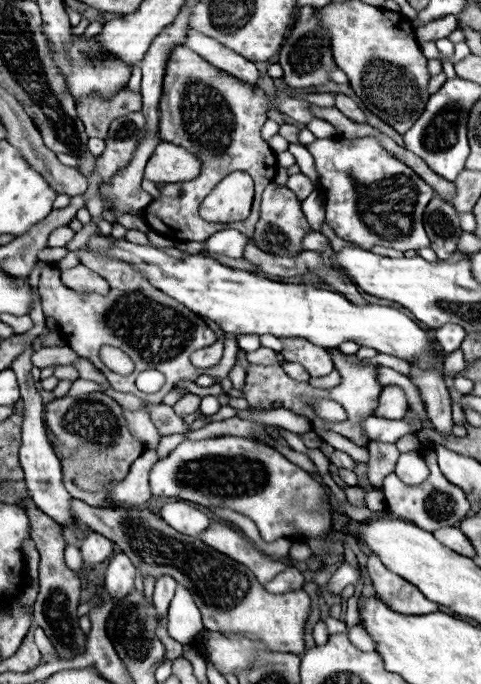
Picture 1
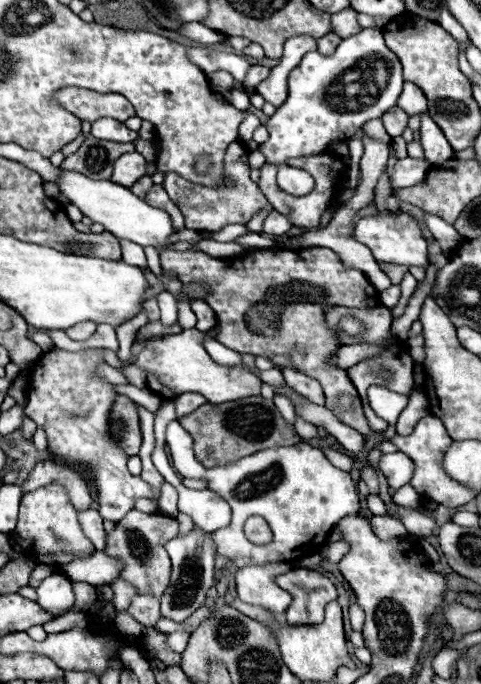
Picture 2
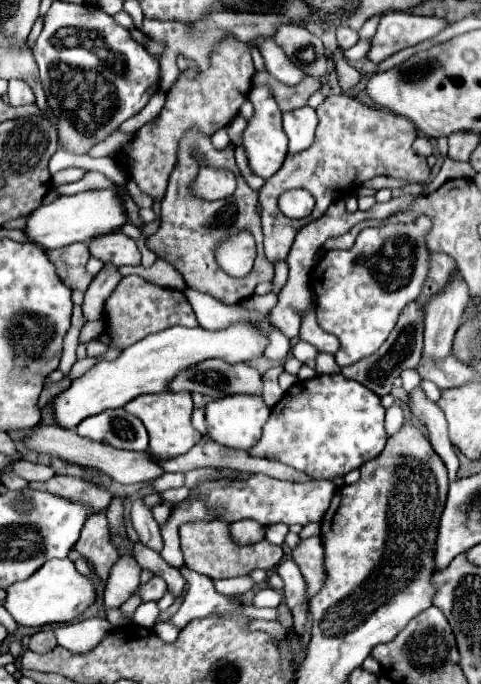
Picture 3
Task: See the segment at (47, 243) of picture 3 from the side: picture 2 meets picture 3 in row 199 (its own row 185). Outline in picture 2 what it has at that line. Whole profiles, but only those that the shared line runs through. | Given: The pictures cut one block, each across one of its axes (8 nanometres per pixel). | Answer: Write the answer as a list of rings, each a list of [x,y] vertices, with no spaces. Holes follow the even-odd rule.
[[[62,170],[62,178],[56,182],[56,186],[60,188],[62,194],[66,194],[66,198],[74,206],[80,208],[80,212],[84,216],[92,218],[92,222],[102,224],[116,238],[130,240],[140,246],[154,246],[154,248],[172,244],[170,236],[174,234],[174,228],[172,228],[170,216],[164,210],[146,204],[142,198],[134,196],[128,188],[114,184],[110,180],[90,180],[78,172],[64,172],[64,170]]]

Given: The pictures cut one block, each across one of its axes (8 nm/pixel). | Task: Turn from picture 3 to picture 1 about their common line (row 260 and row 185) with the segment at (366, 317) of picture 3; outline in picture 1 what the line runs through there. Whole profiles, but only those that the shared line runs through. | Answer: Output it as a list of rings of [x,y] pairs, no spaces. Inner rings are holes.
[[[372,136],[354,138],[354,140],[318,138],[306,148],[314,158],[318,184],[326,200],[326,222],[334,228],[334,232],[340,238],[368,250],[372,246],[388,246],[406,252],[406,250],[418,250],[430,246],[430,240],[422,226],[422,214],[428,202],[434,198],[434,190],[418,174],[414,174],[408,166],[404,166],[404,162],[400,162],[388,150],[384,150],[376,138]]]

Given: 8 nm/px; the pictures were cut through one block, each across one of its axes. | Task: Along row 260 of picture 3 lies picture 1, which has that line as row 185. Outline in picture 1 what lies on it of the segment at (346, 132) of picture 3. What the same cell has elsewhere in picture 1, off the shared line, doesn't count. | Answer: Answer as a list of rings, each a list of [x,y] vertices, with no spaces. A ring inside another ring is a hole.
[[[272,182],[262,194],[262,204],[260,204],[260,220],[256,224],[252,242],[270,254],[276,256],[298,256],[302,252],[302,240],[312,232],[304,212],[302,212],[302,202],[298,196],[288,190],[286,186],[278,186]]]

